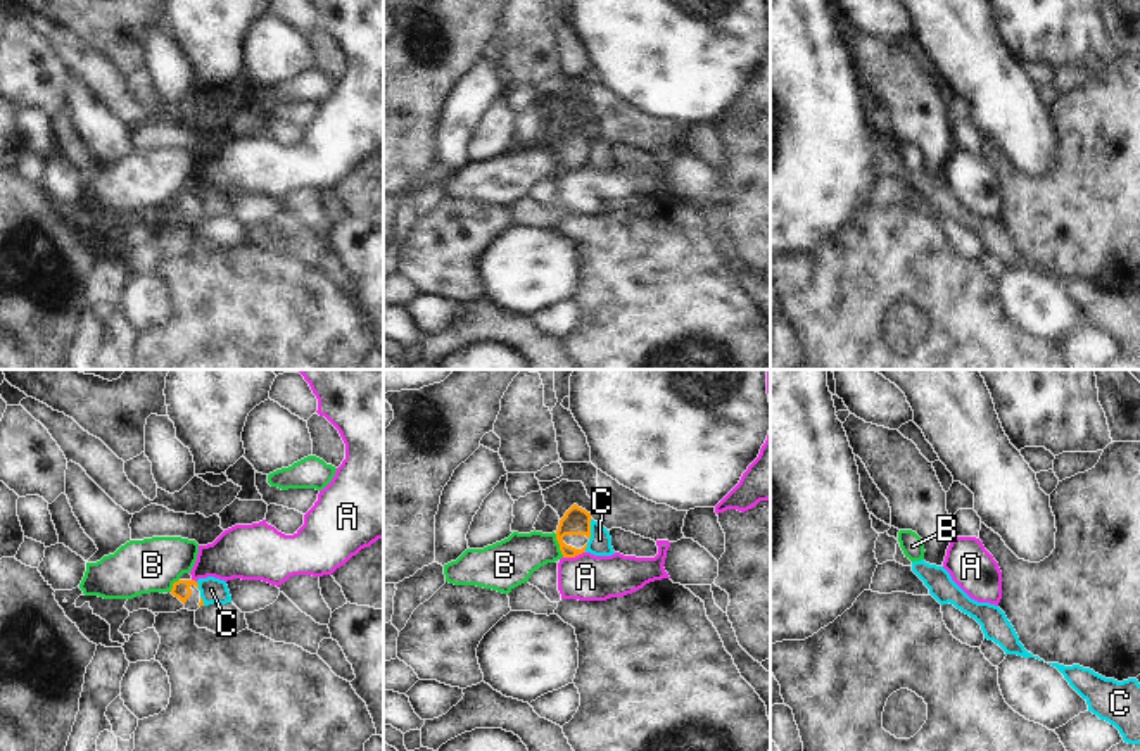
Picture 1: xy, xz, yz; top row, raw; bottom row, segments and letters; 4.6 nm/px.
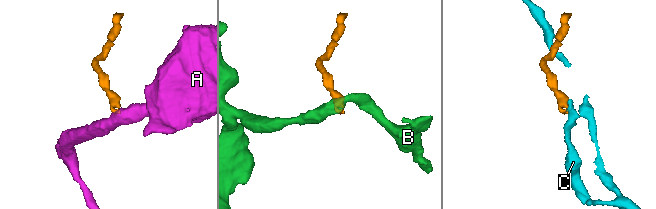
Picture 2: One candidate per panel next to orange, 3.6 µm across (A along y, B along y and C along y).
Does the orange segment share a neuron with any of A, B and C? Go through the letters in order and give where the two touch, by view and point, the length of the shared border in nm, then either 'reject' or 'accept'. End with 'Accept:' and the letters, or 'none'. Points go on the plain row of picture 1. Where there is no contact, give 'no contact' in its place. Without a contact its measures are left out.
A: xz (574, 170) | 110 nm | reject
B: xz (560, 159) | 120 nm | reject
C: xz (589, 142) | 100 nm | reject
Accept: none

